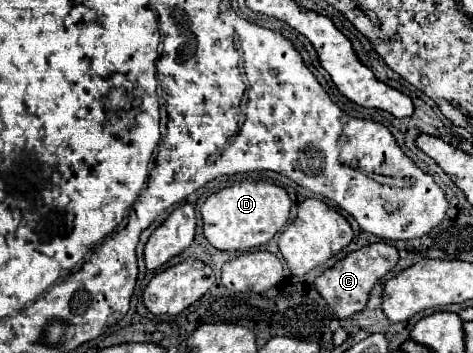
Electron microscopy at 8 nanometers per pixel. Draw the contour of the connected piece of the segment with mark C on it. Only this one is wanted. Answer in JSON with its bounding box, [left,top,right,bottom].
[315,243,399,319]

